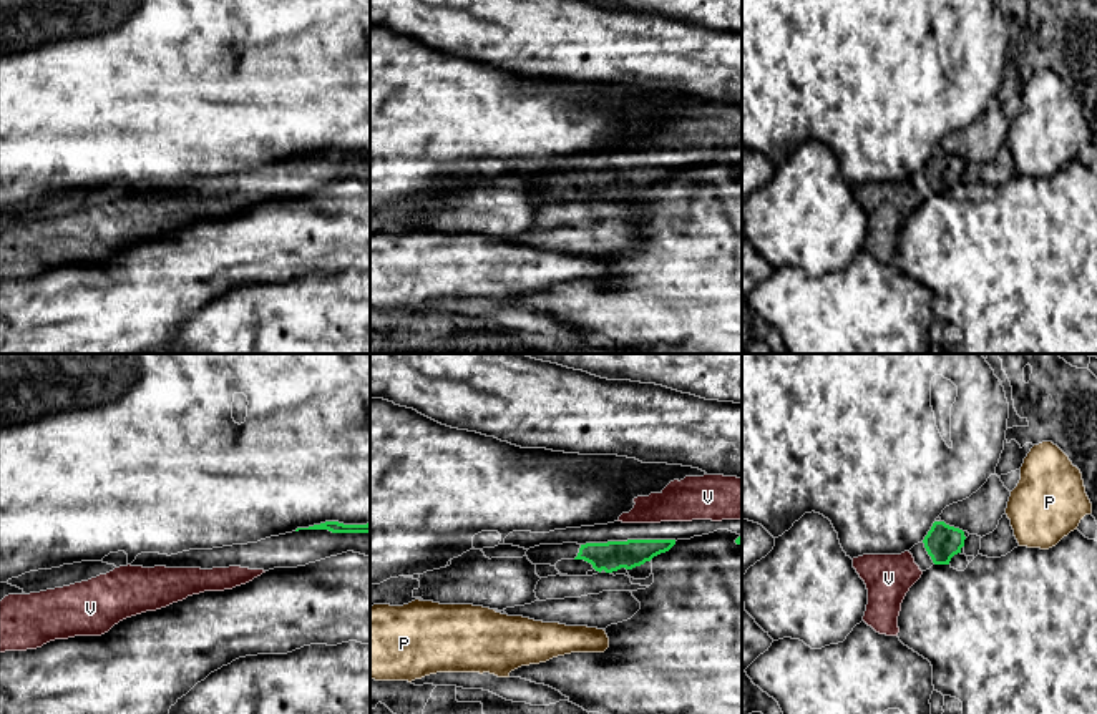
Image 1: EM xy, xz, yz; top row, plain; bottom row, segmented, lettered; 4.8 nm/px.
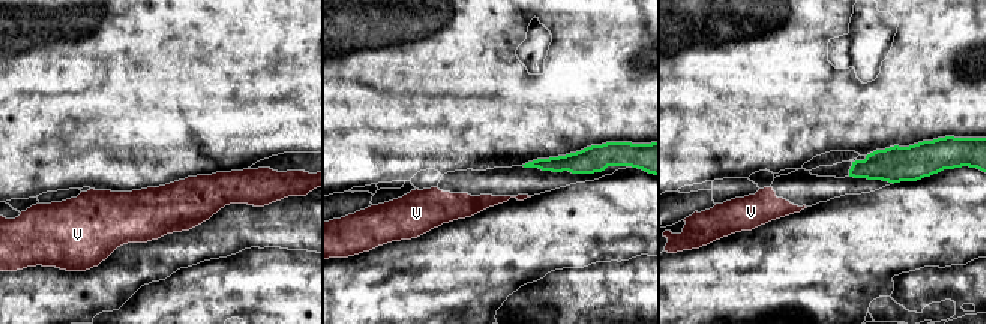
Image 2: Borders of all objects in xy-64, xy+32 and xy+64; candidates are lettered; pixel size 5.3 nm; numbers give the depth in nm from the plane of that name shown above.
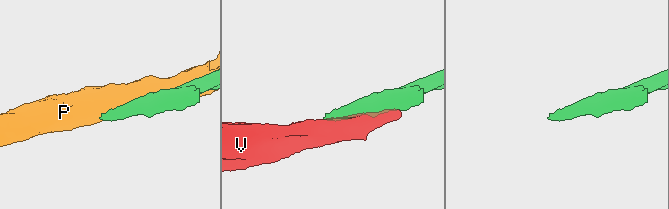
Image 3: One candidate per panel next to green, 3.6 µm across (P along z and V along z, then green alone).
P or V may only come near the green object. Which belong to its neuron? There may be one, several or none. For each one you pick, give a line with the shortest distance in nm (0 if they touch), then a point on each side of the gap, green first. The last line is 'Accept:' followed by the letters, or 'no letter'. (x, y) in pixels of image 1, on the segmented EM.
V: 70 nm | yz (933, 562), (921, 572)
Accept: V

